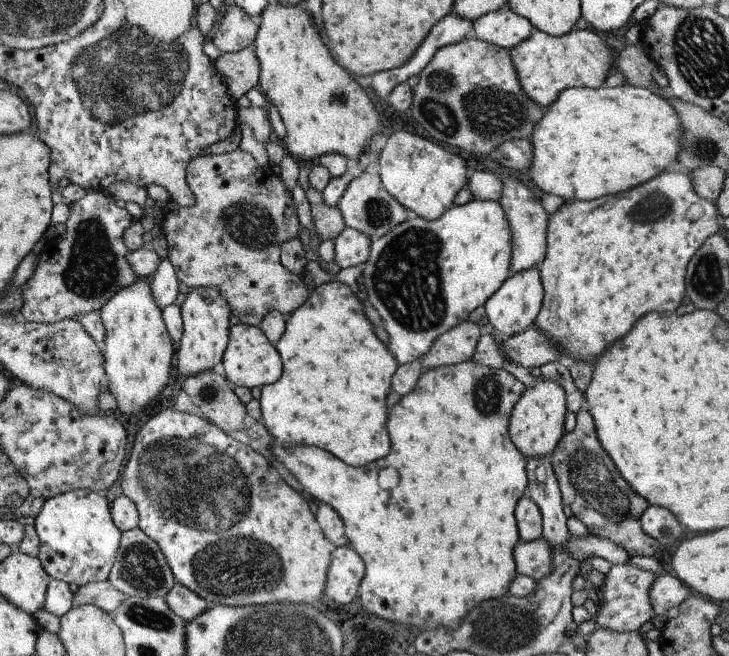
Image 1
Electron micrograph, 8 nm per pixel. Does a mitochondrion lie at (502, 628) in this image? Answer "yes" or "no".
yes

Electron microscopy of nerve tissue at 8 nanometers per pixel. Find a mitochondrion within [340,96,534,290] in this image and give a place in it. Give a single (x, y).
(378, 212)

